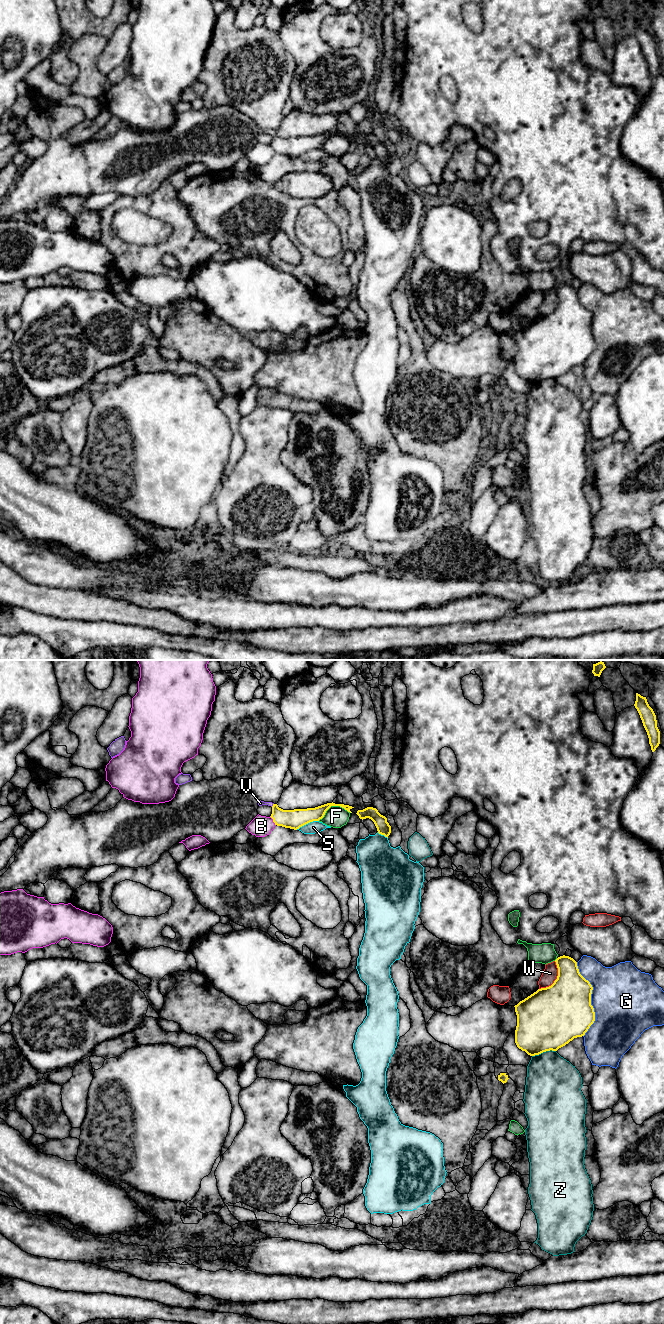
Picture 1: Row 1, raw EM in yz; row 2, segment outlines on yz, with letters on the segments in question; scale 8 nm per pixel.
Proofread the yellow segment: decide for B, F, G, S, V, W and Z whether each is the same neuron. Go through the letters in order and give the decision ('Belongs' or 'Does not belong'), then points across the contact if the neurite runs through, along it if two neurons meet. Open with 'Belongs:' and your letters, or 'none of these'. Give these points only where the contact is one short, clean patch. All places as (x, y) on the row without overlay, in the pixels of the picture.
Belongs: V
B: Does not belong
F: Does not belong
G: Does not belong
S: Does not belong
V: Belongs. Path across: yz (294, 147), (285, 146), (273, 133), (260, 131)
W: Does not belong
Z: Does not belong

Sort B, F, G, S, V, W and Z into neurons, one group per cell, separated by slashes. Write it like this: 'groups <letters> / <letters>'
groups B / F / G / S / V / W / Z

